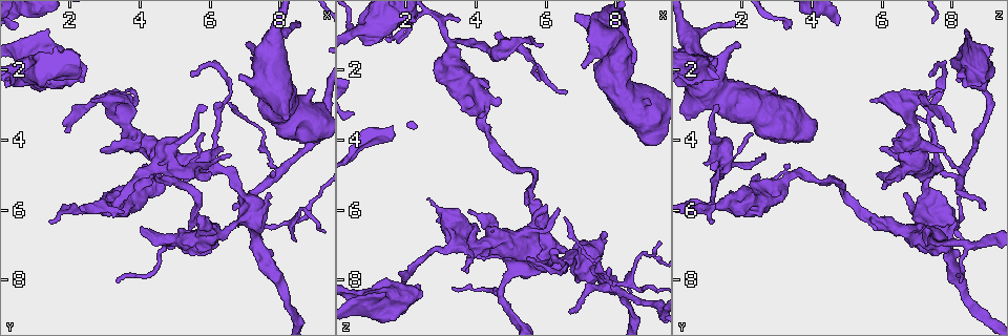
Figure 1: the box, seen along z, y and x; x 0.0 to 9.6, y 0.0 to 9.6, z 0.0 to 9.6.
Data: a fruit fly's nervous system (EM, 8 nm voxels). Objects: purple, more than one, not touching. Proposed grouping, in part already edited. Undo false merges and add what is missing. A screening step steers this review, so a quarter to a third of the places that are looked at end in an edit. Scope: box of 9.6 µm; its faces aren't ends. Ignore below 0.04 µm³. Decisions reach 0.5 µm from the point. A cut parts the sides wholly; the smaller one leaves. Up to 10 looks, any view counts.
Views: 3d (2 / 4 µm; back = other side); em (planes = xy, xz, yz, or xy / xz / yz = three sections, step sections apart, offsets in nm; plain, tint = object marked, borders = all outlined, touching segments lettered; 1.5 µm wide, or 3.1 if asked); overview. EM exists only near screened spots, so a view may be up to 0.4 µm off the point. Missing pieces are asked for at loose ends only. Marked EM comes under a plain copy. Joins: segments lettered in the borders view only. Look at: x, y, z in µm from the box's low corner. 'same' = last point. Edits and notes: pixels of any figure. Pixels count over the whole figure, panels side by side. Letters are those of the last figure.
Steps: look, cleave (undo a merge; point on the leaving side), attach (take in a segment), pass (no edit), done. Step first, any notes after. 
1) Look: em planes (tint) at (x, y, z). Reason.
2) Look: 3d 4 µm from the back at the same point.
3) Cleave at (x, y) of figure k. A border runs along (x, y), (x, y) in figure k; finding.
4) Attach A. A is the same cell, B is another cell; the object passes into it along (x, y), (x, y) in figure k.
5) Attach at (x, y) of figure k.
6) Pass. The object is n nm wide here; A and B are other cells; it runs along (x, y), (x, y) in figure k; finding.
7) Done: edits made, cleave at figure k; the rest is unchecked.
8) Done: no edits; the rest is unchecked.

Look: em xy step 4 (tint) at (6.85, 5.35, 7.25). Sudden change in width.

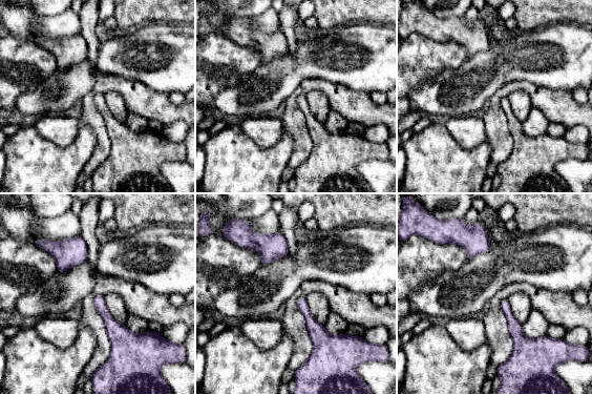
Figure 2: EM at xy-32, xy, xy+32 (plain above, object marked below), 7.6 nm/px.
Look: em planes (borders) at the same point. Another direction.

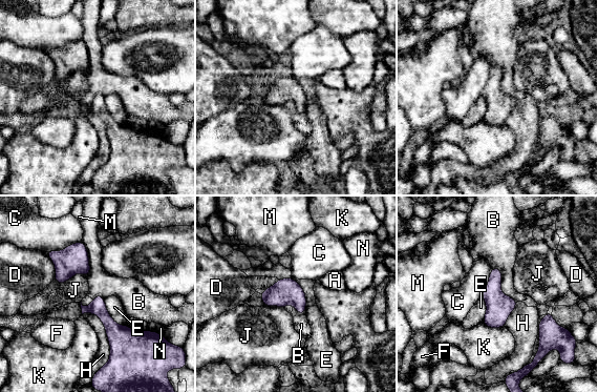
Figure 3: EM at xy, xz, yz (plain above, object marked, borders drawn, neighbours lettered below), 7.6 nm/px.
Pass. The object is 120 nm wide here; A, B, C, D, E, F, H, J, K, M and N are other cells; a border runs along (493, 267), (516, 302) in figure 3; all the same cell.

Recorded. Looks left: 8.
Look: em planes (borders) at (4.50, 4.75, 1.00). Branch stops here.

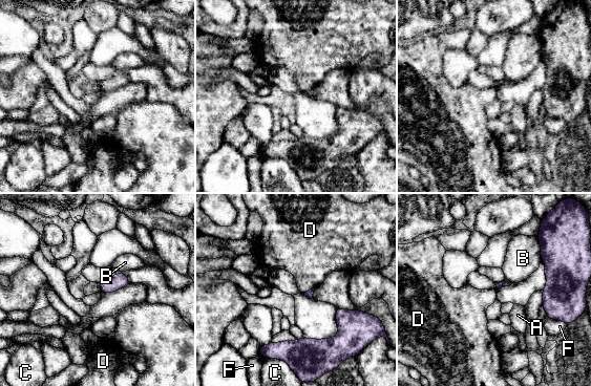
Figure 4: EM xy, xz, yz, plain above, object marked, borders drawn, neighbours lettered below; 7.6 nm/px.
Pass. A, B, C, D and F are other cells; a border runs along (314, 287), (303, 293) in figure 4; no lettered segment goes on from it.

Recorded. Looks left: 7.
Look: em planes (borders) at (5.80, 3.85, 2.30). Branch stops here.

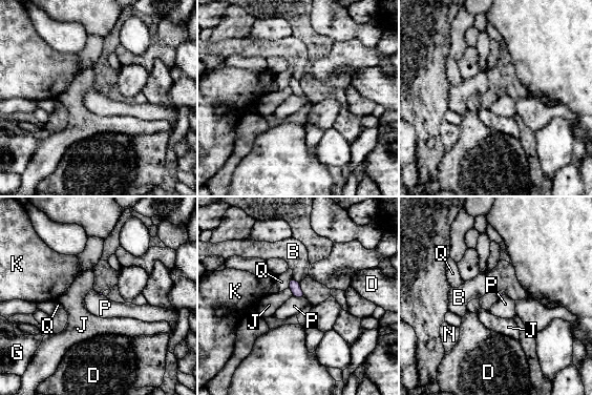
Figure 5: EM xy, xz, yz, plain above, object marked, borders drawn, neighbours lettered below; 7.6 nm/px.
Pass. B, D, G, J, K, N, P and Q are other cells; a border runs along (293, 295), (304, 298) in figure 5; none of them fits.

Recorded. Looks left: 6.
Look: 3d 4 µm at (8.90, 2.55, 2.95). Stops while still wide.

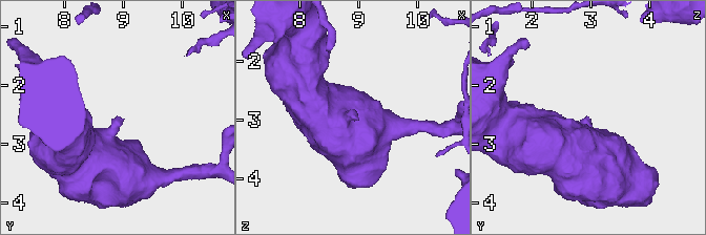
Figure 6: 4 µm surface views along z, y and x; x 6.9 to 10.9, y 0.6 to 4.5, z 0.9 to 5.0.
Look: em planes (borders) at (8.90, 2.50, 2.95). Need the tissue.

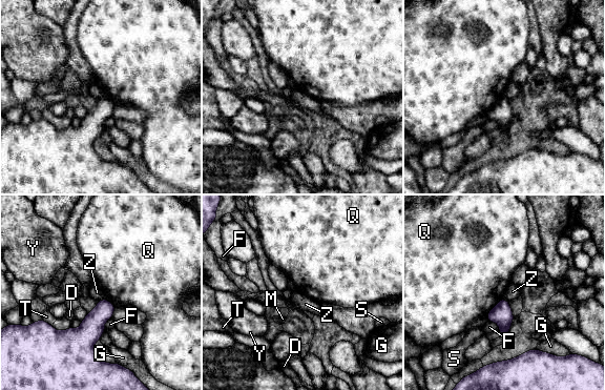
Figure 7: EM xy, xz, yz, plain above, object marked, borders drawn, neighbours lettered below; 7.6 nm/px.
Pass. D, F, G, M, Q, S, T, Y and Z are other cells; a border runs along (106, 299), (99, 301) in figure 7; no lettered segment goes on from it.

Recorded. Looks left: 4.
Done: no edits; the rest is unchecked.

